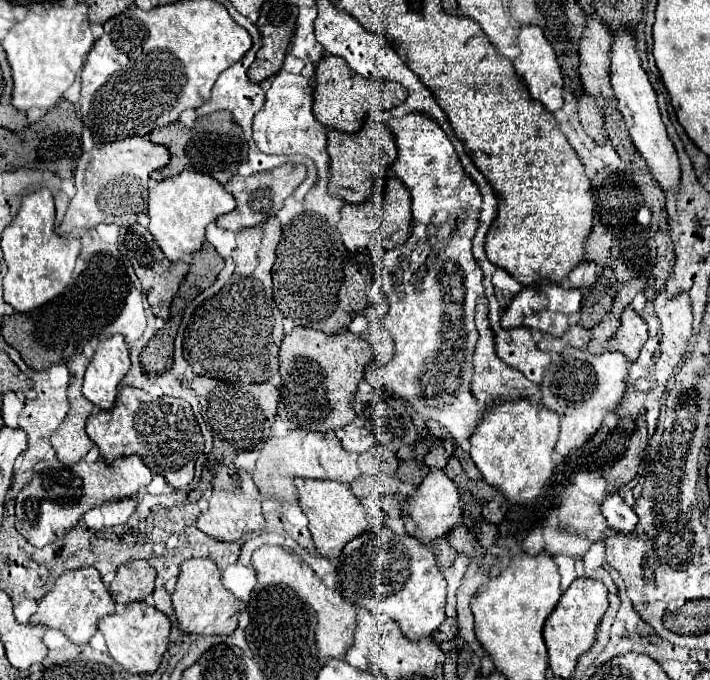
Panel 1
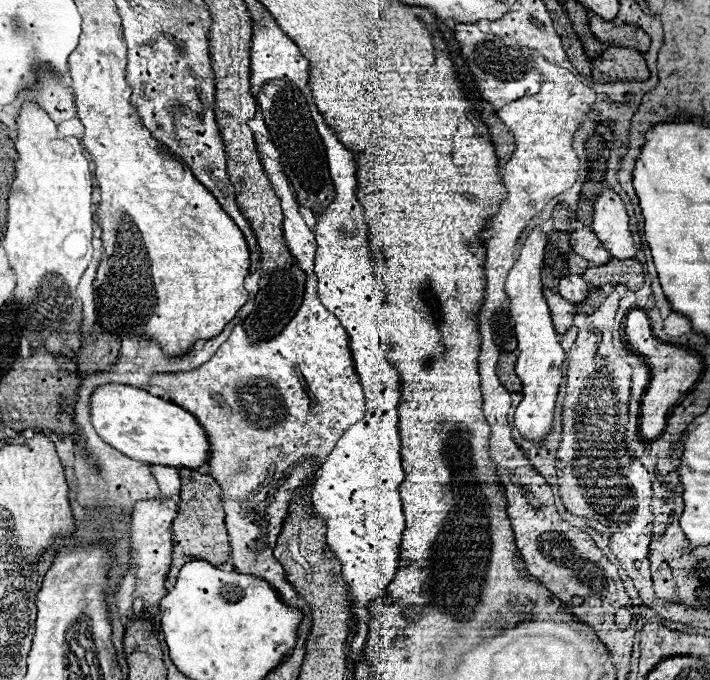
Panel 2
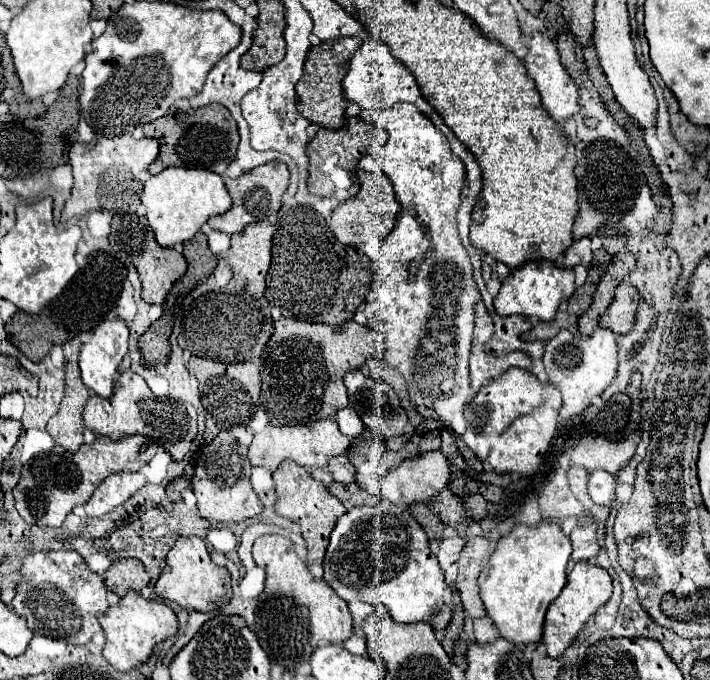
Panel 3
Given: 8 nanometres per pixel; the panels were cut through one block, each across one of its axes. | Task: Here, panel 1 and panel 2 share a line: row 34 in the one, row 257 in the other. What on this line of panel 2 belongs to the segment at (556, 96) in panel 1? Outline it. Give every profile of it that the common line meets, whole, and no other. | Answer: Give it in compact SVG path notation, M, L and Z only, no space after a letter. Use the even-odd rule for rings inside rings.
M536 226L526 238L520 250L520 258L516 260L514 268L510 270L506 278L506 294L510 298L510 314L514 320L514 332L518 340L518 352L520 352L516 360L516 374L520 376L522 386L524 386L522 390L524 400L516 408L514 424L520 430L520 434L530 440L542 440L552 428L554 402L556 402L560 380L562 380L560 366L566 358L564 350L560 348L558 334L554 332L554 324L546 306L542 280L540 280L546 244L548 244L546 232L542 232L542 228Z

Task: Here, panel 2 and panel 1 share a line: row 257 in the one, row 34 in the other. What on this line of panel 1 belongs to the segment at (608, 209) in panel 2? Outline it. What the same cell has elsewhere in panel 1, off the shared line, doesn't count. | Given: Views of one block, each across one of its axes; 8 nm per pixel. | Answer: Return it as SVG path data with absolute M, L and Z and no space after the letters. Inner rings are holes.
M616 30L612 38L612 48L610 48L610 84L614 88L616 100L618 100L618 110L624 116L624 124L630 132L630 138L636 146L636 150L642 154L642 158L648 162L654 178L664 190L674 190L678 188L680 182L680 164L678 156L674 150L674 144L670 142L666 134L666 126L662 124L662 116L658 110L658 100L656 92L648 80L648 74L642 70L640 58L636 54L636 38L634 34L628 34L628 30Z

